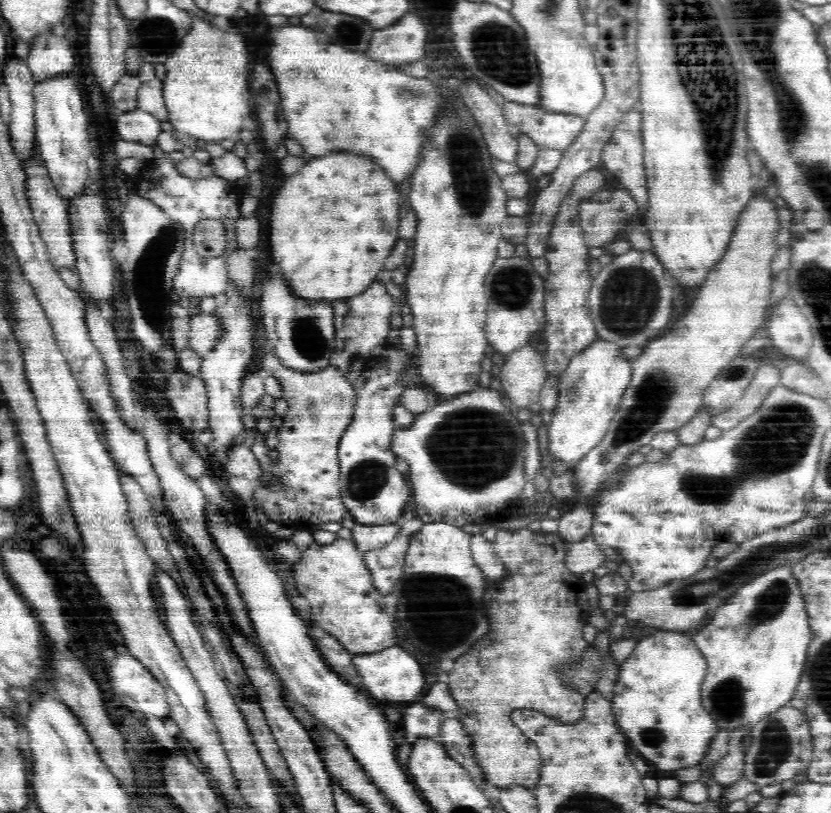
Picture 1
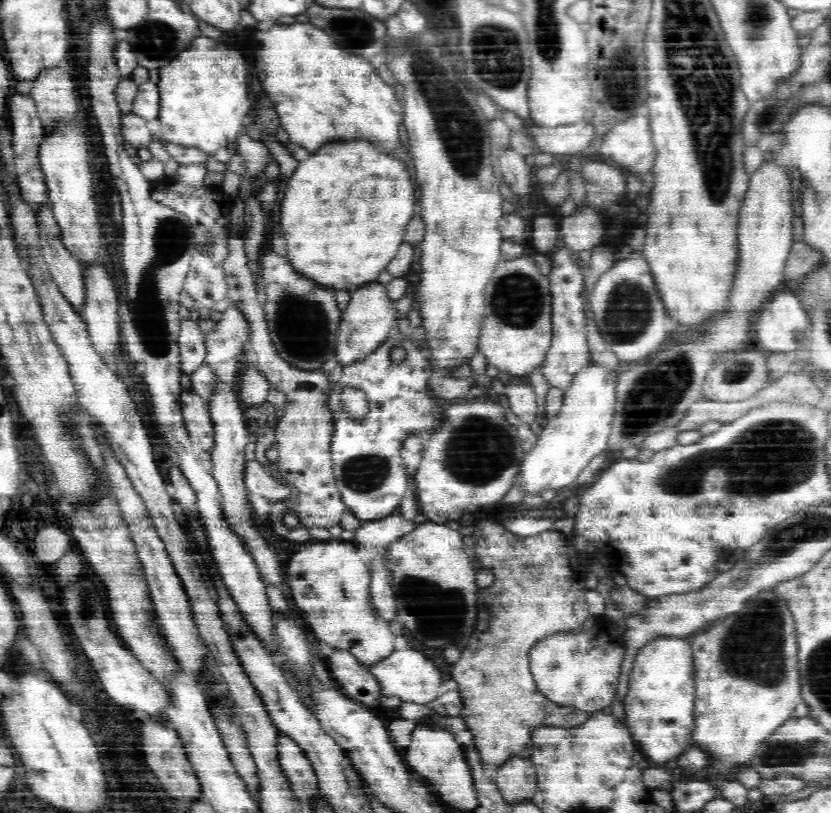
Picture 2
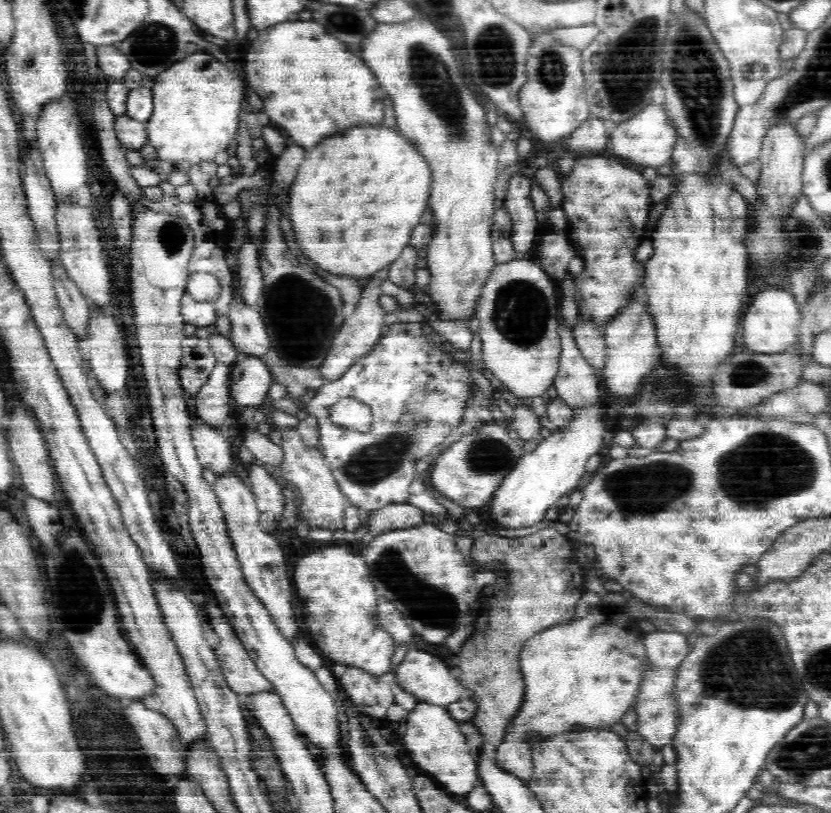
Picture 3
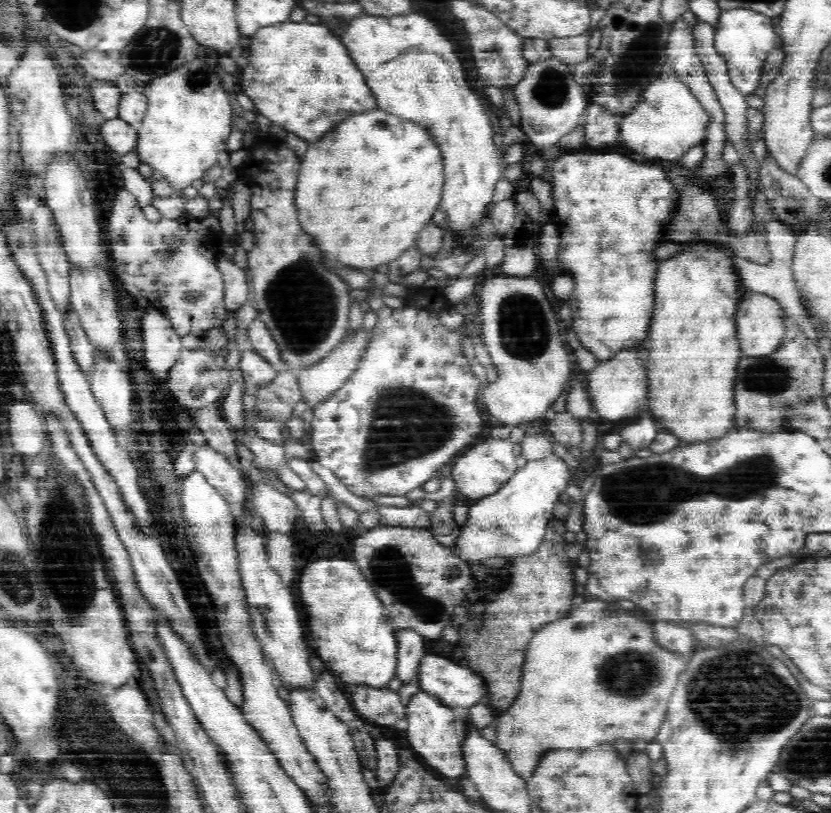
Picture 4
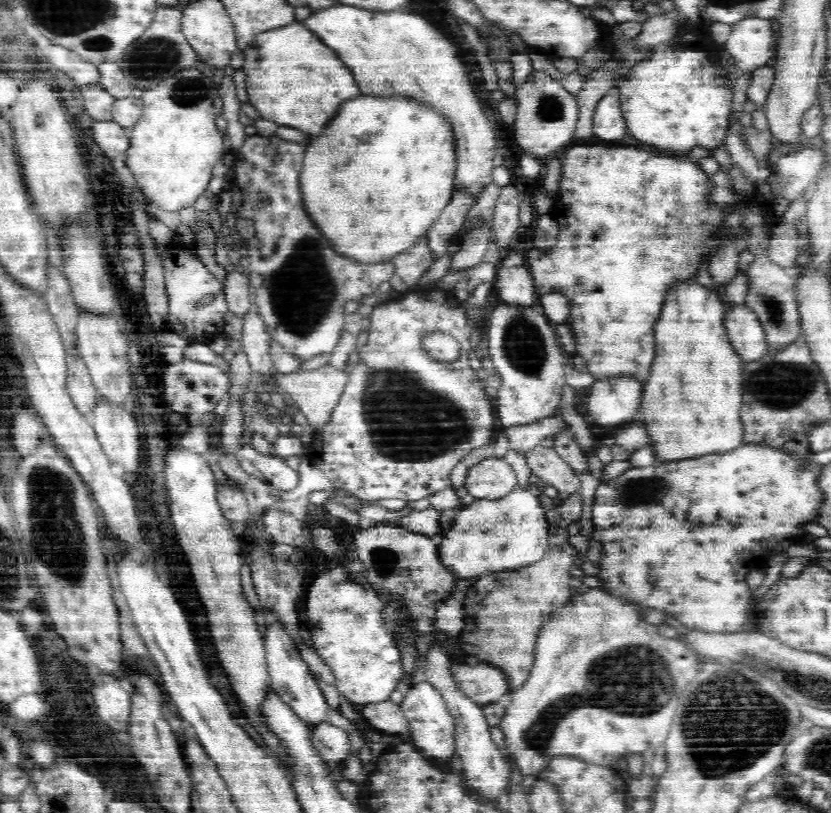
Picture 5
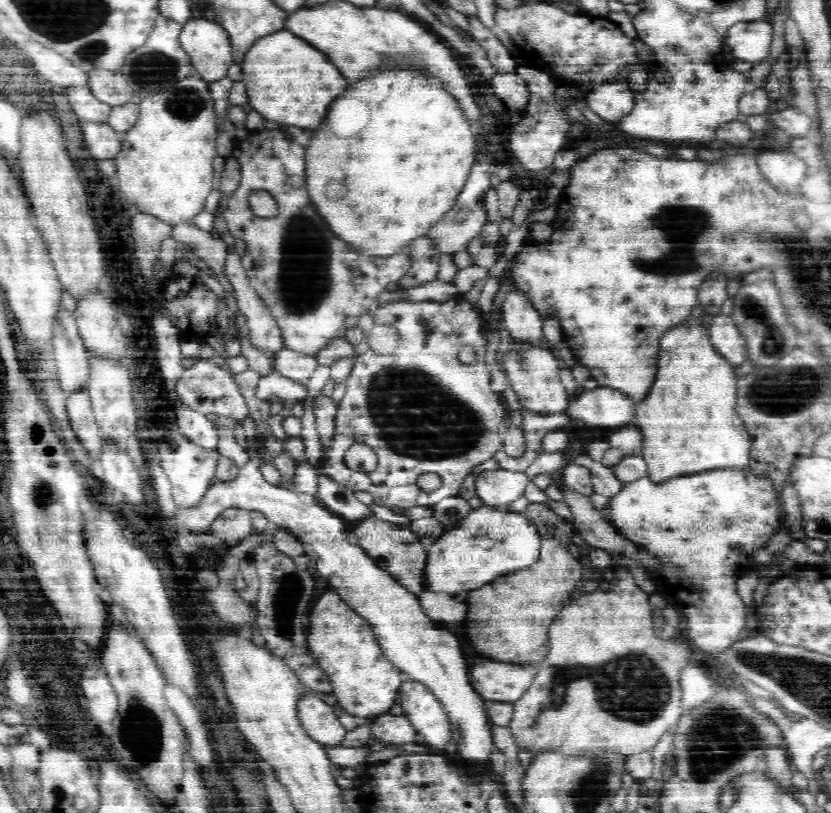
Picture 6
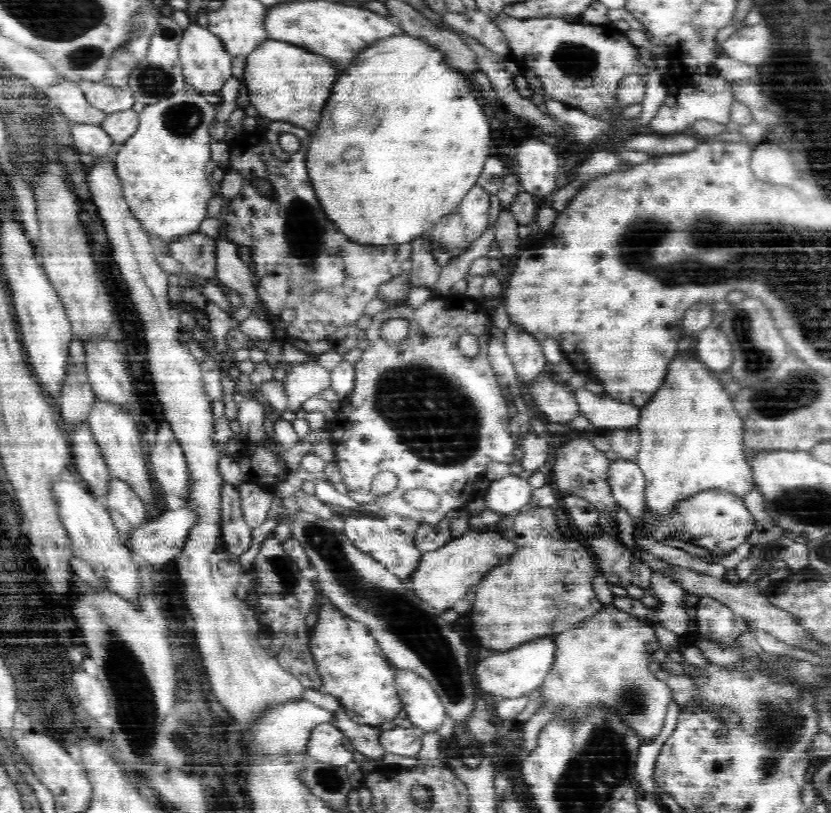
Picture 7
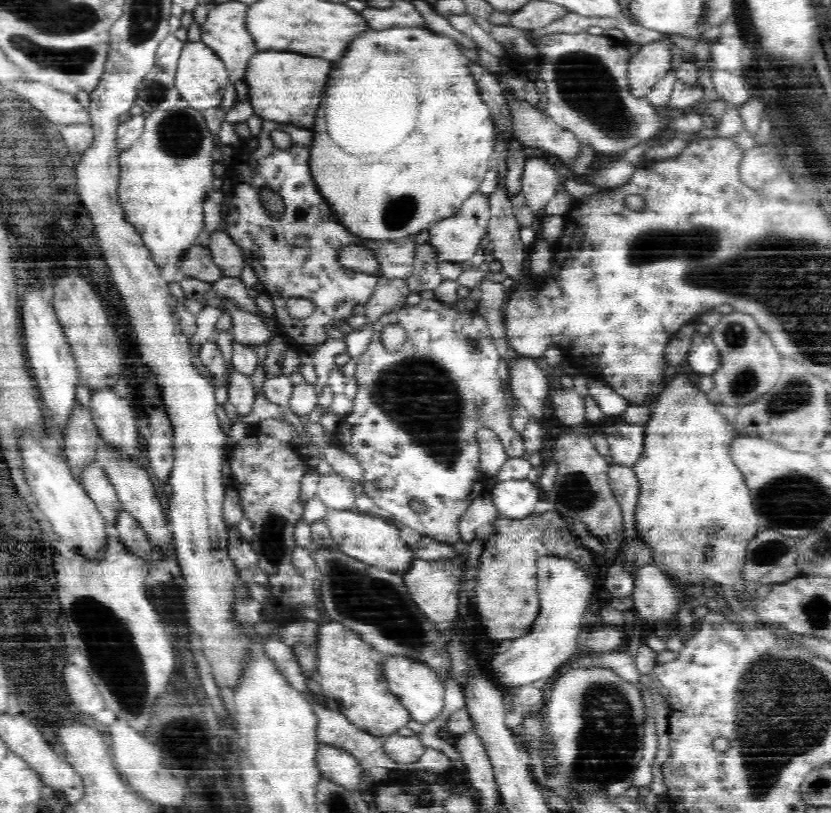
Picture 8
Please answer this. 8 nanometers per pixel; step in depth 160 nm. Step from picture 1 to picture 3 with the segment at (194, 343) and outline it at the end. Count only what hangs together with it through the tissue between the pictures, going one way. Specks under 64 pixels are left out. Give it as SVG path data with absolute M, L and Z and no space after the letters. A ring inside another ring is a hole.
M242 300L232 302L228 314L230 335L234 351L247 356L262 357L268 350L268 336L261 313Z

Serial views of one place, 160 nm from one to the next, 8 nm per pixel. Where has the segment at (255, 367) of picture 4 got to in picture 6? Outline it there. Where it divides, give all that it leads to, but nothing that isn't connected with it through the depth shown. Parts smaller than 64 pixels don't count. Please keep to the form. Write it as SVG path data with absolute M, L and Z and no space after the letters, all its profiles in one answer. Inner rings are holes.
M233 248L228 249L225 273L235 291L238 310L246 315L246 327L250 333L248 336L252 346L268 356L276 354L283 347L276 320L269 314L258 295L248 286L241 257Z

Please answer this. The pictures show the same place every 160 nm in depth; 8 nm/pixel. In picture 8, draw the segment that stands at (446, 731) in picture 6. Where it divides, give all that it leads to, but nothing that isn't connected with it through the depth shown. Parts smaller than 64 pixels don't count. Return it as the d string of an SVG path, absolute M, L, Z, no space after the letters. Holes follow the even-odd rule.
M389 659L384 666L384 673L386 673L391 692L400 698L411 720L416 720L426 725L427 728L434 729L436 718L442 713L444 706L445 688L441 685L440 680L437 680L428 668L406 659Z

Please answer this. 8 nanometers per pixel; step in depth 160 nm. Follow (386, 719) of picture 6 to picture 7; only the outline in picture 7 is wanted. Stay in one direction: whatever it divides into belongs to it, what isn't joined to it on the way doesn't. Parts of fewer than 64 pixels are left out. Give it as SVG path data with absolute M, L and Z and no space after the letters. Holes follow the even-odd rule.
M392 728L380 734L380 743L385 752L392 752L402 756L414 757L420 751L422 736L425 734L420 728Z

